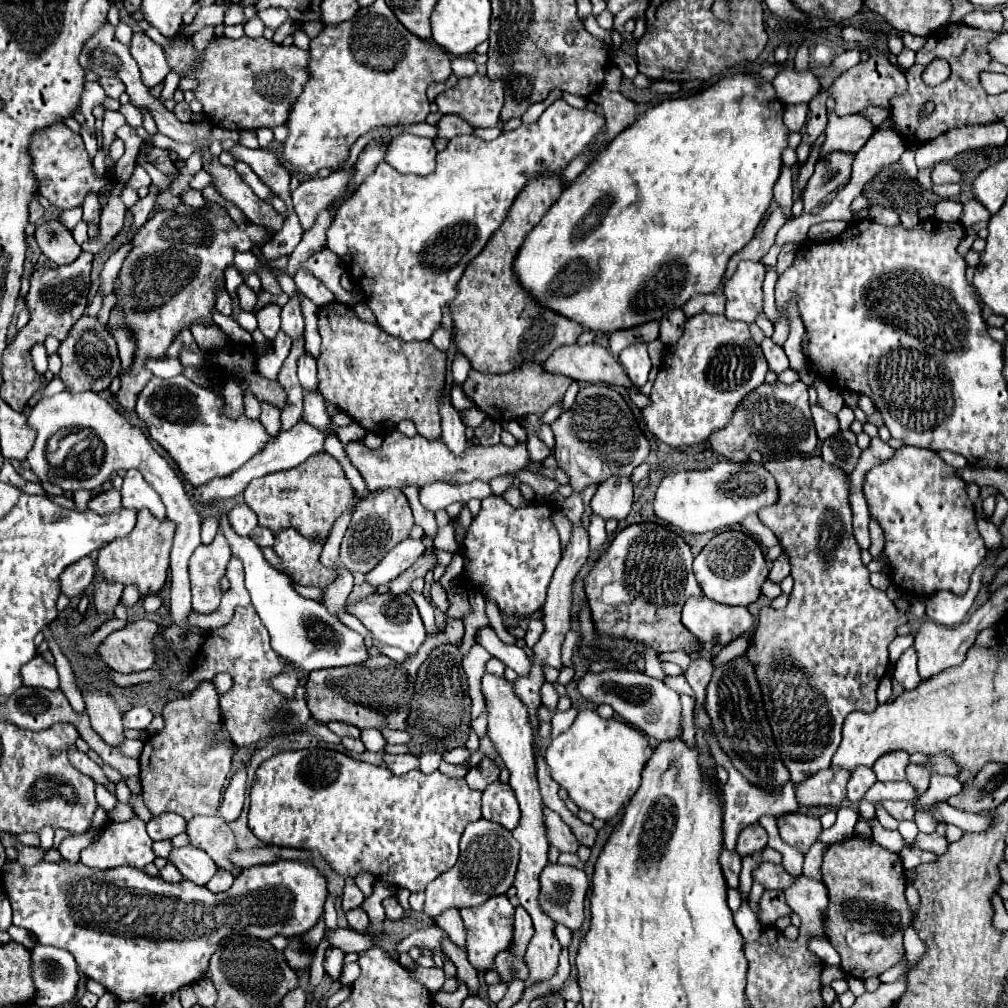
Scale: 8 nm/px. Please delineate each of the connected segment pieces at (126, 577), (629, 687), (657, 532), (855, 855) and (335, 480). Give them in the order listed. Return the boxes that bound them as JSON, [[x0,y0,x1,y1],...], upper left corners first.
[[97,509,175,595],[579,671,683,741],[585,523,703,655],[821,835,911,979],[243,453,355,543]]

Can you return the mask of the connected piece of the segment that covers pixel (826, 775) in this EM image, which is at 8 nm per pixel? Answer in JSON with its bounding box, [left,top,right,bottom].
[797,767,851,807]

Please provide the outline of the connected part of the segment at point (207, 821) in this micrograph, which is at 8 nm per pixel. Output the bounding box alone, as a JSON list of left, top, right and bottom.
[187,815,243,877]

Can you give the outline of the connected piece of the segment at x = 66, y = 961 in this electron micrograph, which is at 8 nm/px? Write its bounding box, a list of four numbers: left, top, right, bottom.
[31,943,79,1007]

